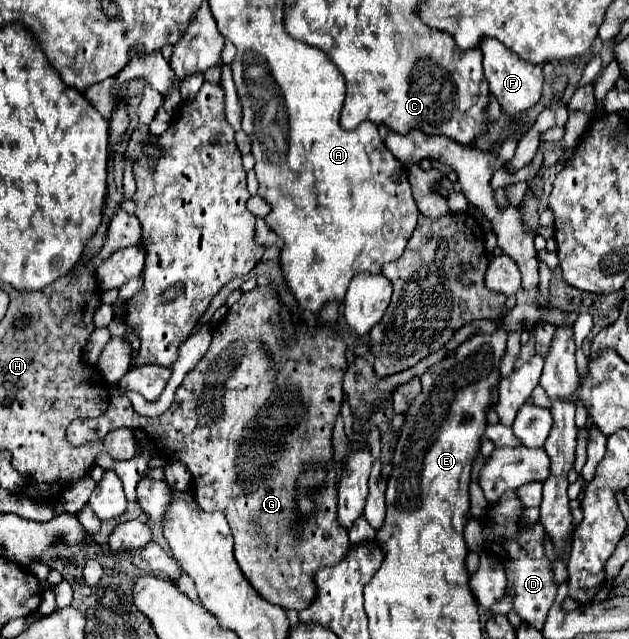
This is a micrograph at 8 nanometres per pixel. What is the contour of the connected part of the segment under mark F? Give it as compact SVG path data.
M484 37L480 41L480 49L484 53L484 77L490 85L490 93L498 99L504 113L518 115L526 109L530 109L538 99L542 91L542 65L528 65L526 61L520 61L516 53L508 51L500 41L492 37Z

